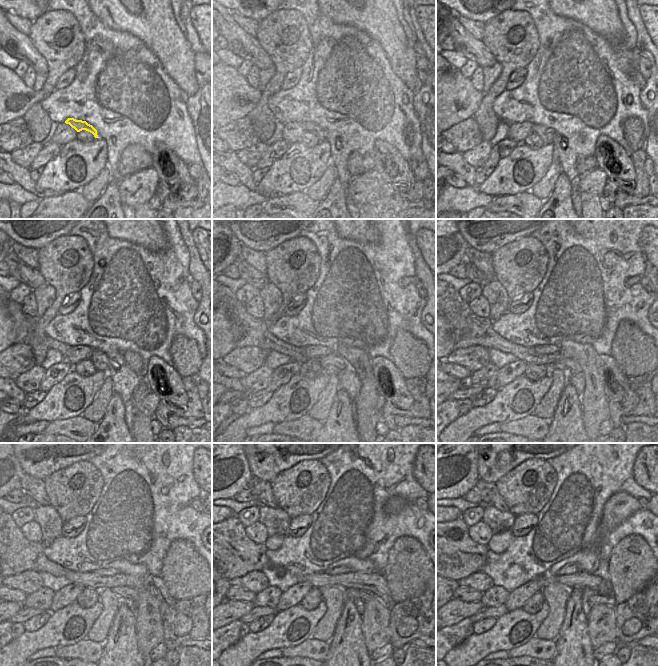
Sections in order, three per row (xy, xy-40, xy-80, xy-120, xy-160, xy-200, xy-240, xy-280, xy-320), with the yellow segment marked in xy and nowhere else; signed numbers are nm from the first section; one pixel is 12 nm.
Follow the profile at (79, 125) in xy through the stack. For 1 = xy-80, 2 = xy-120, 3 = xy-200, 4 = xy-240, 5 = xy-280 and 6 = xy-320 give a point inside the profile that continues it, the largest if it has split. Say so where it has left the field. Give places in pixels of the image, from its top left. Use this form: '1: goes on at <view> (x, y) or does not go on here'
1: goes on at xy-80 (546, 134)
2: goes on at xy-120 (100, 360)
3: goes on at xy-200 (567, 365)
4: goes on at xy-240 (125, 593)
5: goes on at xy-280 (353, 594)
6: goes on at xy-320 (596, 599)

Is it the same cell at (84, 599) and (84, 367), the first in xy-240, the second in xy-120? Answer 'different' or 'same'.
same

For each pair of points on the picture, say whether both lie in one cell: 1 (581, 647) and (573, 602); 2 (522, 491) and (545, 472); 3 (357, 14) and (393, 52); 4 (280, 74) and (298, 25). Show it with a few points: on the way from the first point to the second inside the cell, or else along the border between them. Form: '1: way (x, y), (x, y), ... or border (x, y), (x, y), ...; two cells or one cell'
1: way (575, 636), (575, 613); one cell
2: way (532, 489), (546, 490), (547, 485), (545, 482); one cell
3: way (368, 20), (389, 41); one cell
4: way (285, 62), (288, 53), (289, 37); one cell

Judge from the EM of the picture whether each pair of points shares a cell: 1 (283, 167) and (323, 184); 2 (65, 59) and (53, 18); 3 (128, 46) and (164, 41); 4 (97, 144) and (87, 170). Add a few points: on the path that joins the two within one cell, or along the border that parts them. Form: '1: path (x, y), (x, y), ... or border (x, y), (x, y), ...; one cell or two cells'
1: border (330, 163), (323, 174), (304, 191); two cells
2: path (58, 49), (52, 42), (53, 28); one cell
3: border (123, 31), (135, 35), (159, 61); two cells
4: path (97, 150), (87, 161), (87, 164); one cell

